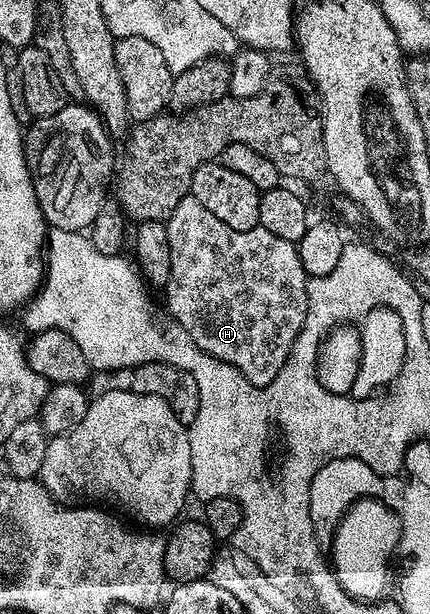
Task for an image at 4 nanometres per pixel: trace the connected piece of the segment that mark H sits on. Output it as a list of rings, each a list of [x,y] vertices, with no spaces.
[[[192,194],[185,195],[180,201],[180,205],[176,205],[176,209],[172,209],[172,213],[165,220],[165,225],[168,229],[168,249],[172,253],[172,273],[164,288],[166,307],[170,310],[169,318],[189,333],[192,341],[201,351],[236,368],[252,385],[268,386],[278,376],[280,360],[284,361],[288,357],[288,353],[304,325],[304,317],[308,313],[308,293],[306,292],[308,276],[305,269],[302,268],[297,246],[284,241],[284,237],[276,237],[276,233],[268,233],[259,226],[247,231],[228,229],[228,225],[216,221],[216,217],[212,217],[212,213],[208,213],[208,209],[204,209],[204,205],[200,205],[200,201],[196,201],[196,197]]]

